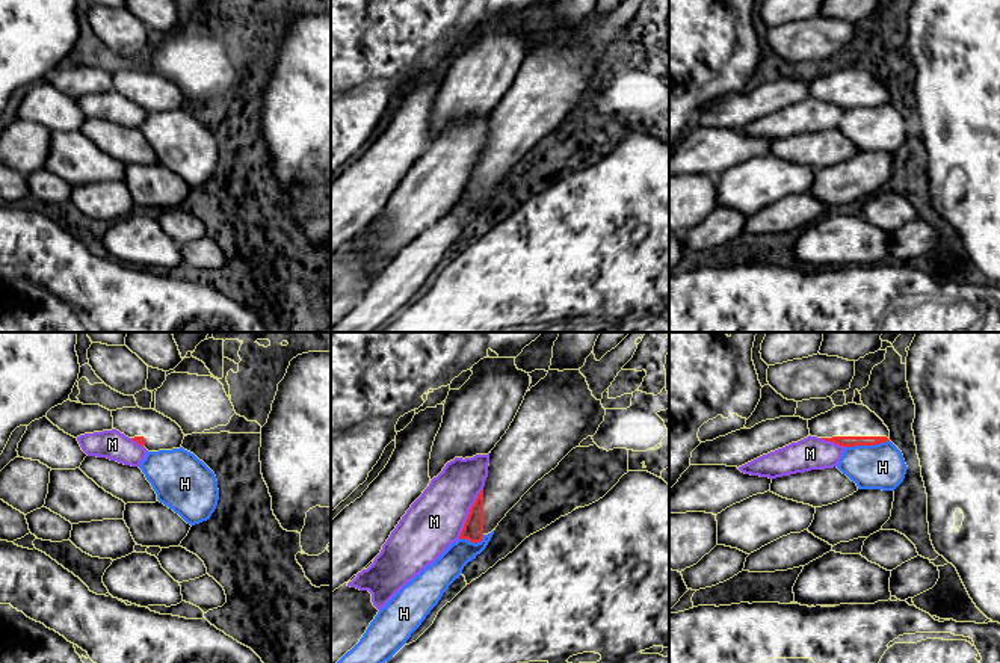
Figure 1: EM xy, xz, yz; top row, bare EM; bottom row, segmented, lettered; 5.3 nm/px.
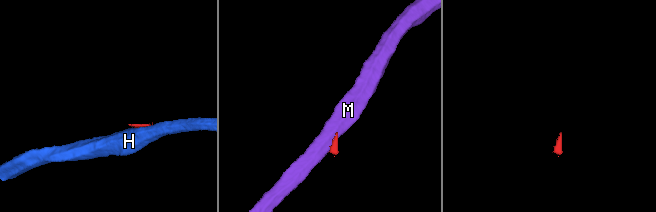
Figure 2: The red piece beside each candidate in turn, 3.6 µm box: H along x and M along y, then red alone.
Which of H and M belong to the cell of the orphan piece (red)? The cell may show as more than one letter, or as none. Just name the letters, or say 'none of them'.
none of them

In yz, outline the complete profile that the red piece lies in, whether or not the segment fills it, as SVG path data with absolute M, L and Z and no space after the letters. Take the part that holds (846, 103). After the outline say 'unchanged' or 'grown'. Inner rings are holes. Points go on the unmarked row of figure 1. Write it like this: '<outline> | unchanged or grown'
M847 65L808 82L811 98L843 109L876 107L890 103L884 83L864 66Z | grown

